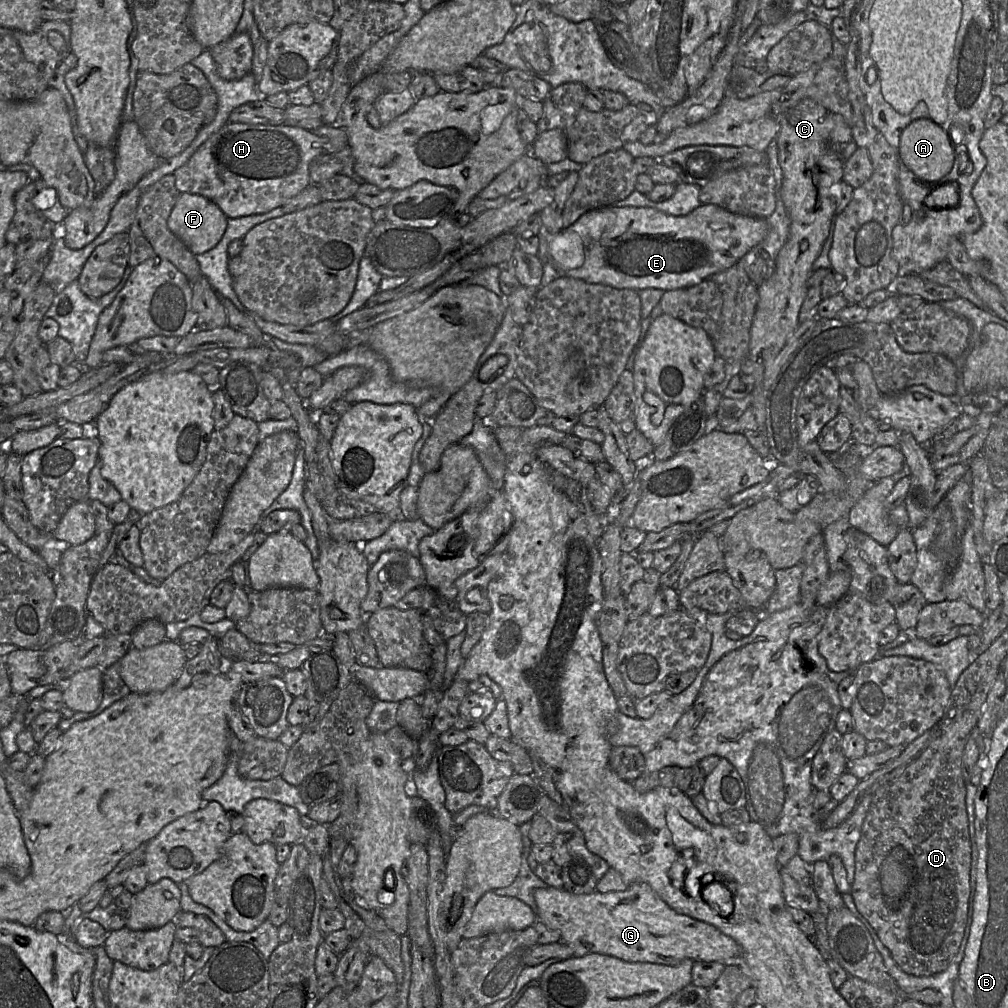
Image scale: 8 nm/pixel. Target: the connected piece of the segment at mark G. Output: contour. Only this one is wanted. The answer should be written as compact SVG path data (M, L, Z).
M644 882L633 883L624 891L593 891L589 894L572 894L564 888L548 886L536 889L534 899L538 908L538 921L542 921L549 929L558 931L562 942L572 948L575 957L598 953L627 962L650 962L670 966L676 966L685 959L726 963L741 957L741 947L733 938L711 924L675 912Z

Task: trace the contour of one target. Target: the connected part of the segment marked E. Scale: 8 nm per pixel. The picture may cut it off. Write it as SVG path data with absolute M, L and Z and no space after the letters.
M701 204L699 207L686 215L674 216L661 212L651 207L619 207L606 206L593 209L584 213L576 222L569 227L563 228L551 240L548 248L548 261L553 265L560 276L568 276L575 279L584 280L590 284L603 284L617 289L641 290L646 288L656 288L664 291L676 290L680 288L696 285L706 279L710 279L713 274L724 271L742 258L748 251L759 244L768 233L766 219L746 216L730 212L716 204Z

